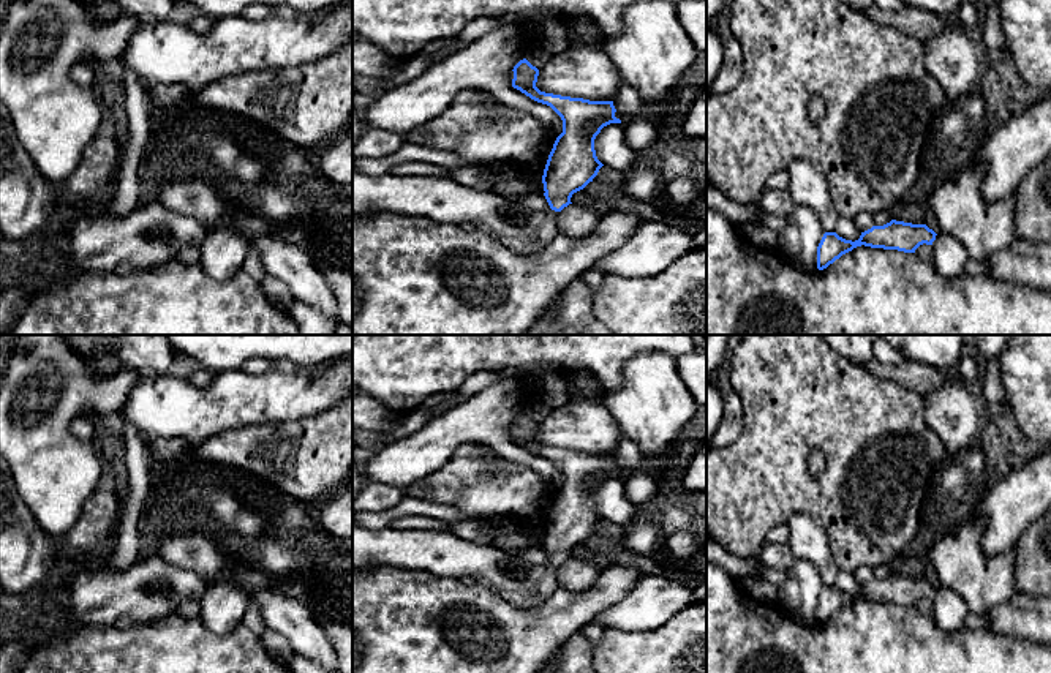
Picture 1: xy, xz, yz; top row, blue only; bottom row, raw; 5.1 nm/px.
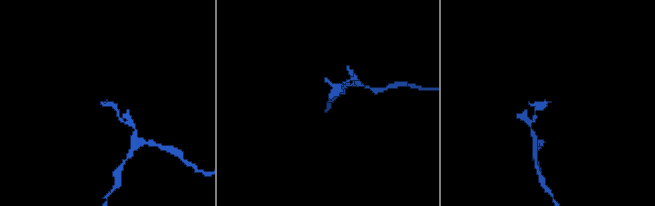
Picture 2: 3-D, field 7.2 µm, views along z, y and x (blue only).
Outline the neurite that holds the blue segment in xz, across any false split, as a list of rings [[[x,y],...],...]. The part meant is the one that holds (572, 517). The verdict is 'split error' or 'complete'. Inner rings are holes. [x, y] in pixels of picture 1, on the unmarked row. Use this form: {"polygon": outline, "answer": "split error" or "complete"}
{"polygon": [[[526,412],[514,420],[512,441],[531,453],[550,460],[563,474],[563,487],[556,491],[548,509],[542,537],[548,564],[529,564],[517,555],[509,555],[495,545],[474,543],[463,540],[447,531],[425,529],[367,529],[352,521],[352,570],[365,566],[390,566],[397,569],[425,570],[443,578],[473,577],[477,585],[501,596],[517,608],[529,610],[541,603],[556,589],[556,570],[567,561],[574,547],[583,543],[604,520],[594,504],[594,493],[601,483],[610,477],[621,477],[615,471],[613,455],[590,455],[541,446],[536,441],[539,423]]], "answer": "split error"}

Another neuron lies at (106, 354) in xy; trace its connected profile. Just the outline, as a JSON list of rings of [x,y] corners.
[[[60,335],[93,371],[111,376],[122,370],[168,374],[174,348],[166,335]]]

